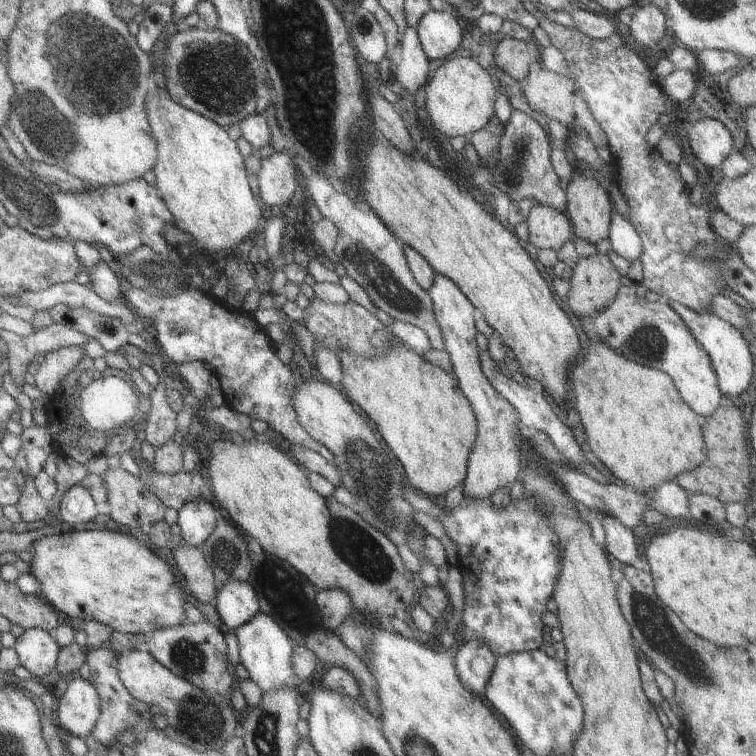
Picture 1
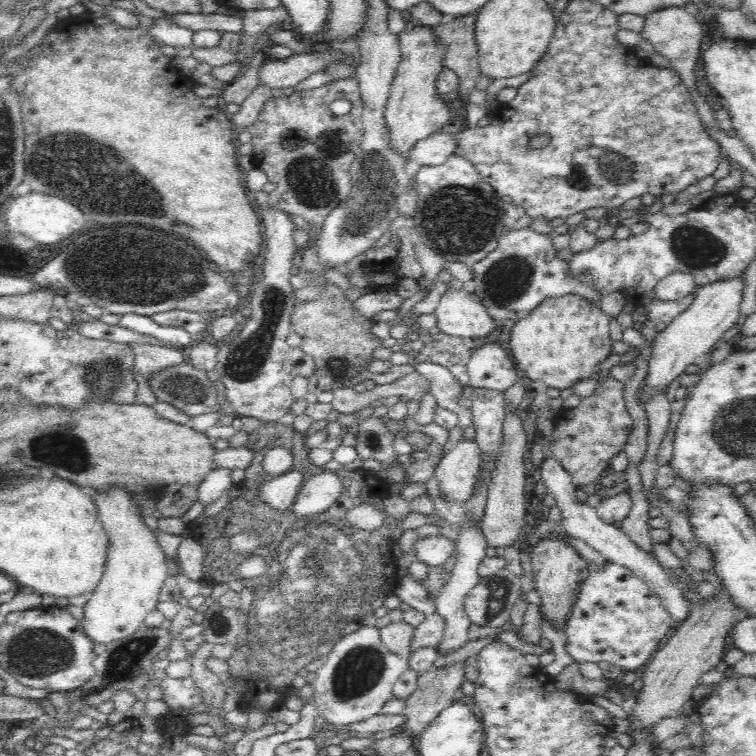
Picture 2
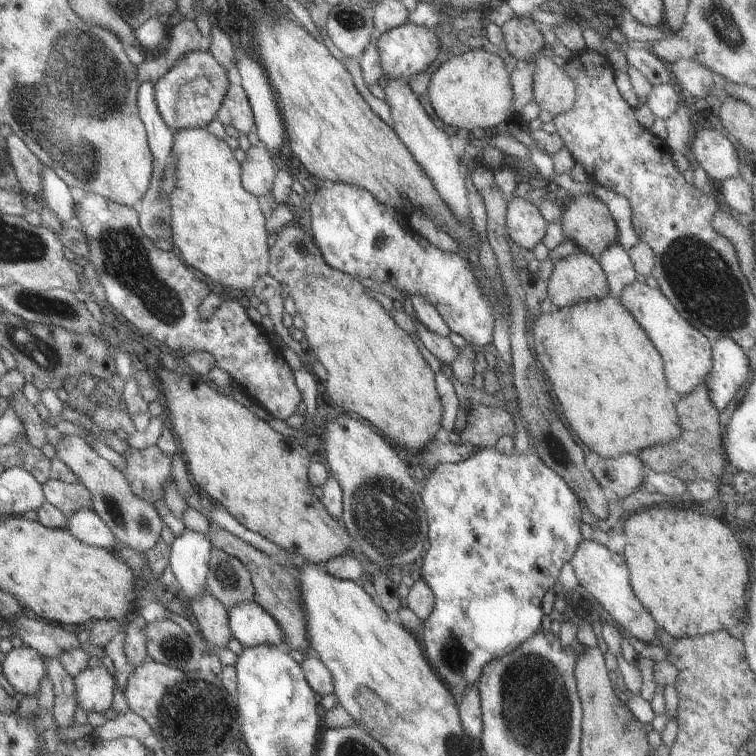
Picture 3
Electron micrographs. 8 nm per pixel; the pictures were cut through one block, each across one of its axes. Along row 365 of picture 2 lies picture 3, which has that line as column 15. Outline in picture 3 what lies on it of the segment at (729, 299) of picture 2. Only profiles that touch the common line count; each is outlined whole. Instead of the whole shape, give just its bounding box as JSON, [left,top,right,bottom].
[1,645,45,698]

